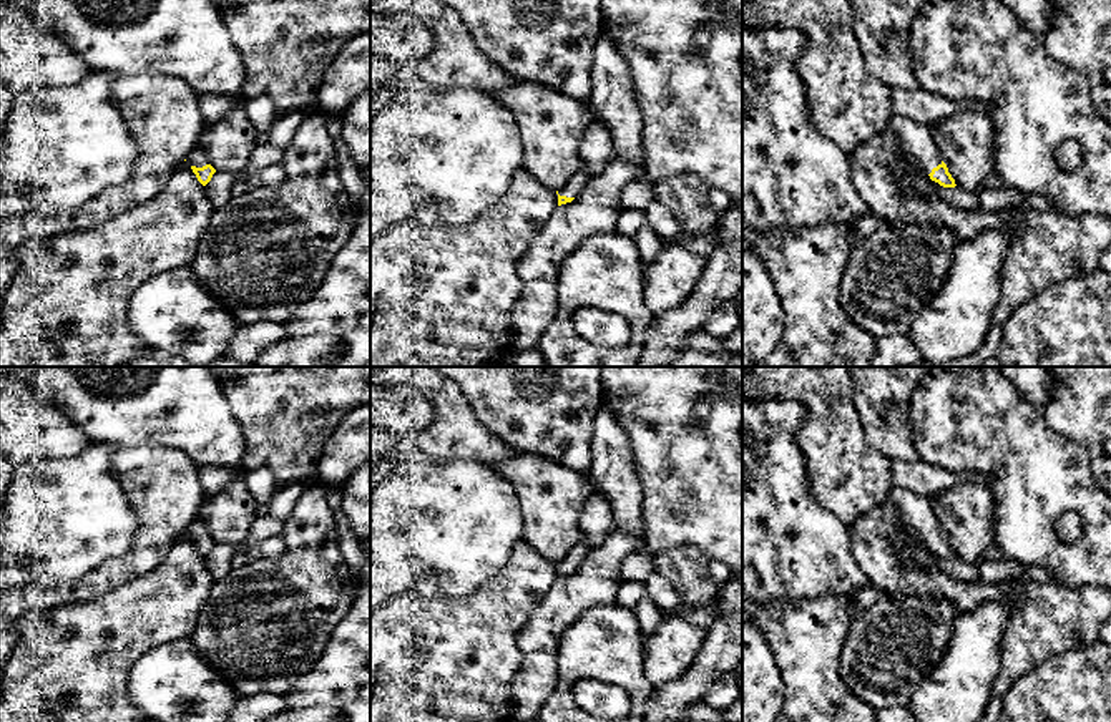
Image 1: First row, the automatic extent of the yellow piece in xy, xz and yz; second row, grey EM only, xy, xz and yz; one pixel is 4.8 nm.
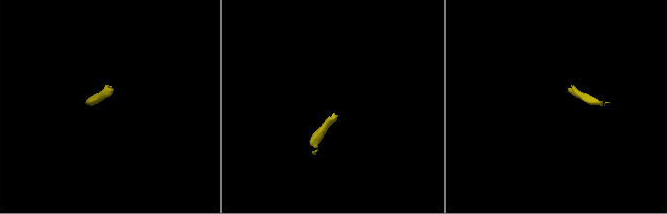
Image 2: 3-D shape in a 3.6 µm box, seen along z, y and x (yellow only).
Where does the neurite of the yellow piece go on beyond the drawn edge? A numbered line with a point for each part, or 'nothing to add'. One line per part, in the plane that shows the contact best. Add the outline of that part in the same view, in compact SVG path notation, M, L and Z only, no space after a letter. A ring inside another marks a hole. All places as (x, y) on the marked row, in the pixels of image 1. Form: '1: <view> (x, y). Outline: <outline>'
1: xz (580, 178). Outline: M580 164L578 171L570 178L568 184L558 191L560 196L576 198L588 184L590 174L585 166Z

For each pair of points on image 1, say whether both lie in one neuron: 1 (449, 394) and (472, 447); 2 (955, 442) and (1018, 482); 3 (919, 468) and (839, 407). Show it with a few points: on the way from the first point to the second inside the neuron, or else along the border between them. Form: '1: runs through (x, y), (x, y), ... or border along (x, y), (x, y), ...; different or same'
1: runs through (450, 407), (455, 427), (462, 434); same
2: runs through (970, 442), (978, 442), (1003, 467); same
3: border along (887, 460), (894, 485); different

